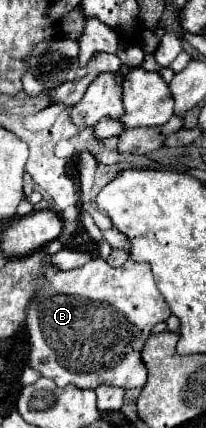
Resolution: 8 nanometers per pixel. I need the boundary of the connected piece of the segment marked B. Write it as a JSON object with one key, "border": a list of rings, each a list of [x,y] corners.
{"border":[[[95,258],[75,270],[47,268],[43,272],[45,282],[35,290],[27,306],[25,328],[29,332],[29,358],[27,366],[41,376],[51,378],[57,386],[73,384],[77,388],[97,388],[101,384],[119,388],[137,388],[147,382],[147,368],[141,360],[141,348],[157,322],[165,322],[171,310],[157,290],[153,272],[147,262],[127,260],[123,266],[113,268],[105,260]]]}

